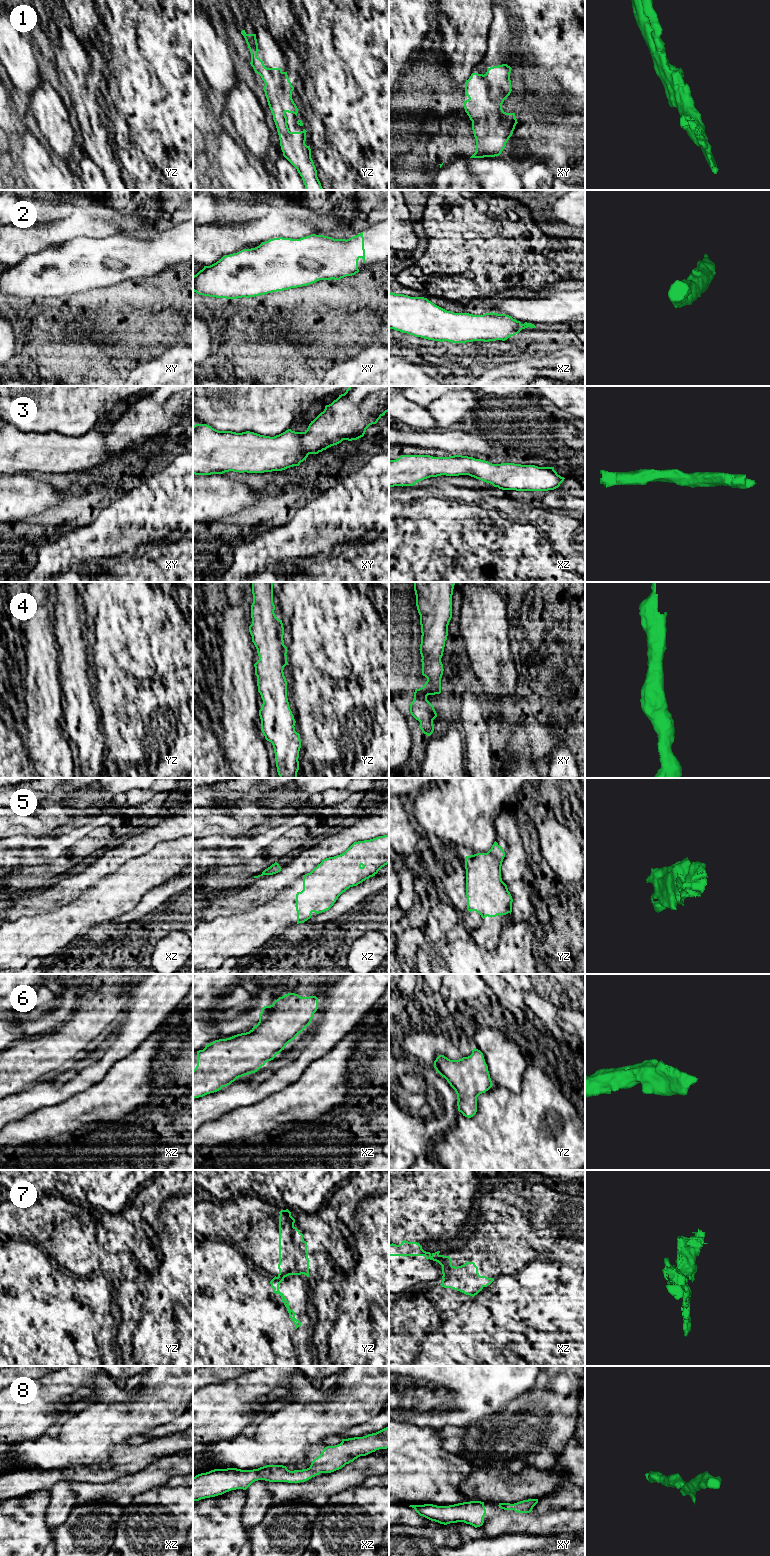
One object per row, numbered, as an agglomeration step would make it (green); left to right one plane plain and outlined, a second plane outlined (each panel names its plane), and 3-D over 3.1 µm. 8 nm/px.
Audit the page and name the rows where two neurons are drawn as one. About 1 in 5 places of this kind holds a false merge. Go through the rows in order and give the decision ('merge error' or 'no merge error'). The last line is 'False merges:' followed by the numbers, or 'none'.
1: no merge error
2: no merge error
3: no merge error
4: no merge error
5: no merge error
6: no merge error
7: merge error
8: no merge error
False merges: 7

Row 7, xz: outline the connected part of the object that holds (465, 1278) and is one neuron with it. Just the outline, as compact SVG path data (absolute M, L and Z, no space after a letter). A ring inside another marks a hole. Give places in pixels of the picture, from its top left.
M438 1254L434 1259L442 1266L443 1280L440 1285L444 1288L451 1288L474 1297L494 1281L494 1278L480 1276L474 1262L466 1262L455 1267L449 1256Z

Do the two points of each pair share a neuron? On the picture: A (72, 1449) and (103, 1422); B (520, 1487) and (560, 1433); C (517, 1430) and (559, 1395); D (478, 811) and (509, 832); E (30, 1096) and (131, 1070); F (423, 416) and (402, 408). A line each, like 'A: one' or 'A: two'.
A: one
B: two
C: one
D: two
E: two
F: one

